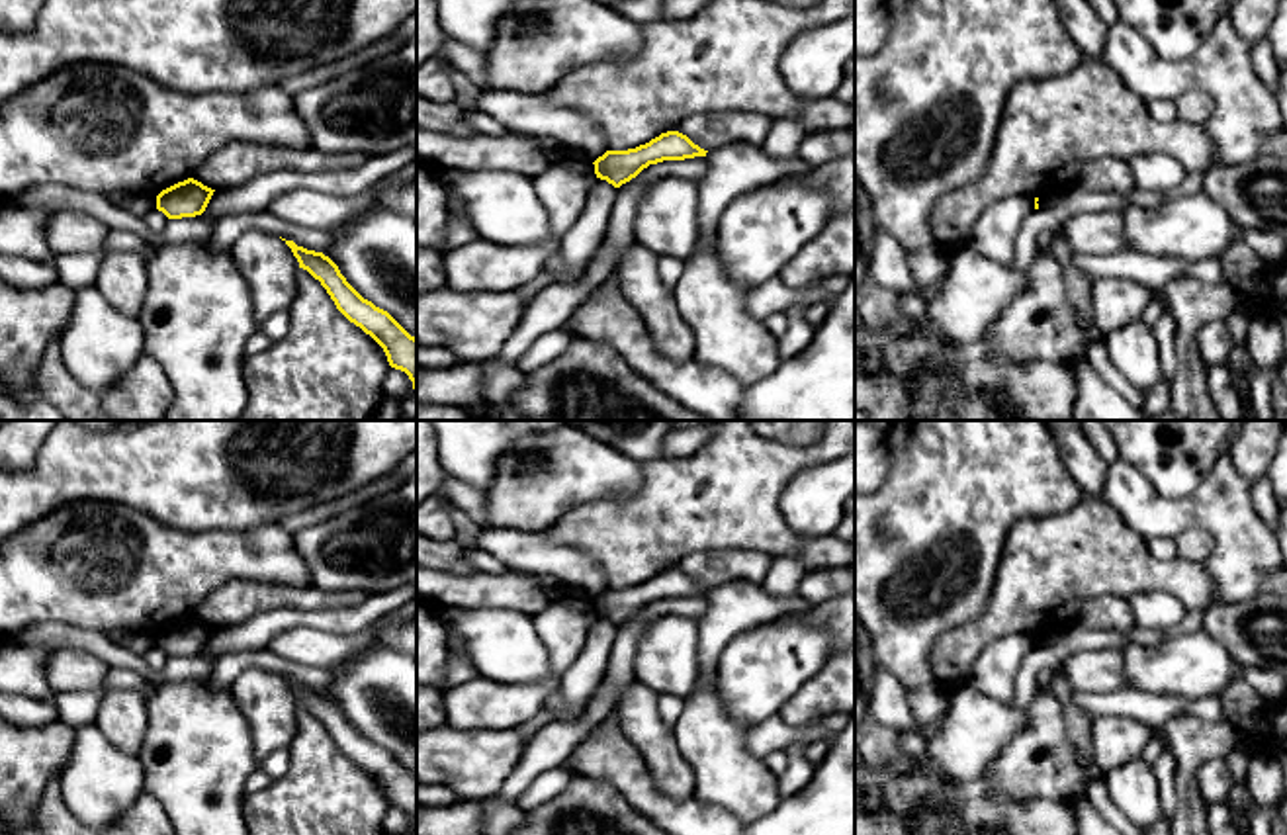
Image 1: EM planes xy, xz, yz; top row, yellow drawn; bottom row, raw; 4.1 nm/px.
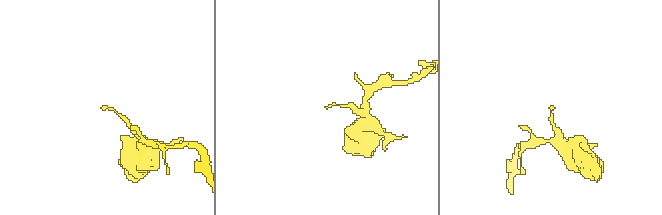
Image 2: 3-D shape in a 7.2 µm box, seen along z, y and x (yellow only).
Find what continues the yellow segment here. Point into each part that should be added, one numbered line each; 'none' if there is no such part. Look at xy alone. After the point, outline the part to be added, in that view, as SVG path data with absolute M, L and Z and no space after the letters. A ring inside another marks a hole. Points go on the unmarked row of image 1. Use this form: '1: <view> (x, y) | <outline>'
none

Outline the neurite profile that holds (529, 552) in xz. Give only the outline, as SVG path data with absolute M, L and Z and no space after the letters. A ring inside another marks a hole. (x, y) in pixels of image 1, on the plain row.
M481 528L475 549L487 551L520 573L552 575L571 596L595 600L608 585L600 565L587 553L554 542L546 532Z

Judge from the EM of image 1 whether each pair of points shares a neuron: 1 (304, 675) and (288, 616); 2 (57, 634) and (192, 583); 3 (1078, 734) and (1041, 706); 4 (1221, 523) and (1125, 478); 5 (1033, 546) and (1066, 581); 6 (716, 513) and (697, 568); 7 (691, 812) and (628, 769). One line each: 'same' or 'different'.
1: different
2: different
3: different
4: same
5: same
6: different
7: same

